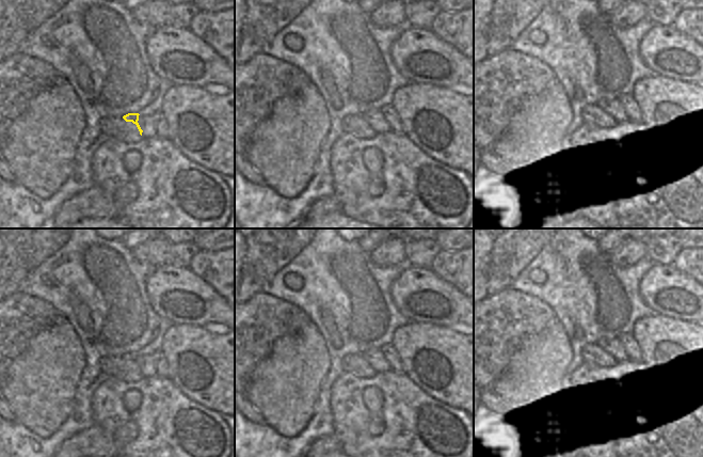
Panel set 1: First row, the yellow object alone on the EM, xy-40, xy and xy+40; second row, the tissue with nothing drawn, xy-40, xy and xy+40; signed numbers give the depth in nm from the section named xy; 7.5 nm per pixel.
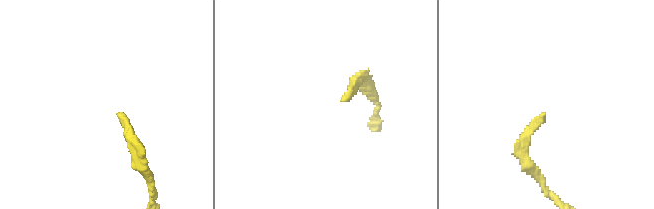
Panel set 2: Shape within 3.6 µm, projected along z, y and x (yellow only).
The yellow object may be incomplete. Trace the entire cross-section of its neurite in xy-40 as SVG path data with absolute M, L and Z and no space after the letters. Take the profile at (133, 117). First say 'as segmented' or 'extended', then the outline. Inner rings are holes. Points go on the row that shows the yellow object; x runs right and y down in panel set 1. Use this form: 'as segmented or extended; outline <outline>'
extended; outline M128 113L123 116L123 119L126 122L132 122L137 125L140 135L147 139L149 137L155 137L155 123L154 121L146 116L146 115L140 115L139 113Z

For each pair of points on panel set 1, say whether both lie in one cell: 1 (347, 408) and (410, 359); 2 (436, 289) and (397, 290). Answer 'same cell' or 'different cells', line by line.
1: different cells
2: same cell

